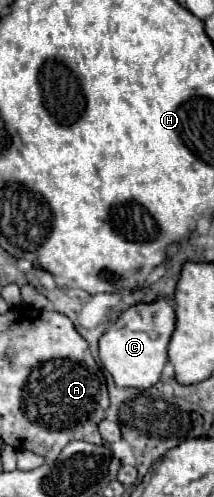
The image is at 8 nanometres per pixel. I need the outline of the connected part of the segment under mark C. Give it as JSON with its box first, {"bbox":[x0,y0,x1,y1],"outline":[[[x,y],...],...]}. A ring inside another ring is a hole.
{"bbox":[99,298,175,388],"outline":[[[159,298],[151,304],[139,302],[119,314],[115,324],[99,340],[99,358],[111,372],[117,386],[151,388],[159,382],[163,366],[167,362],[167,346],[175,328],[175,310],[167,298]]]}

